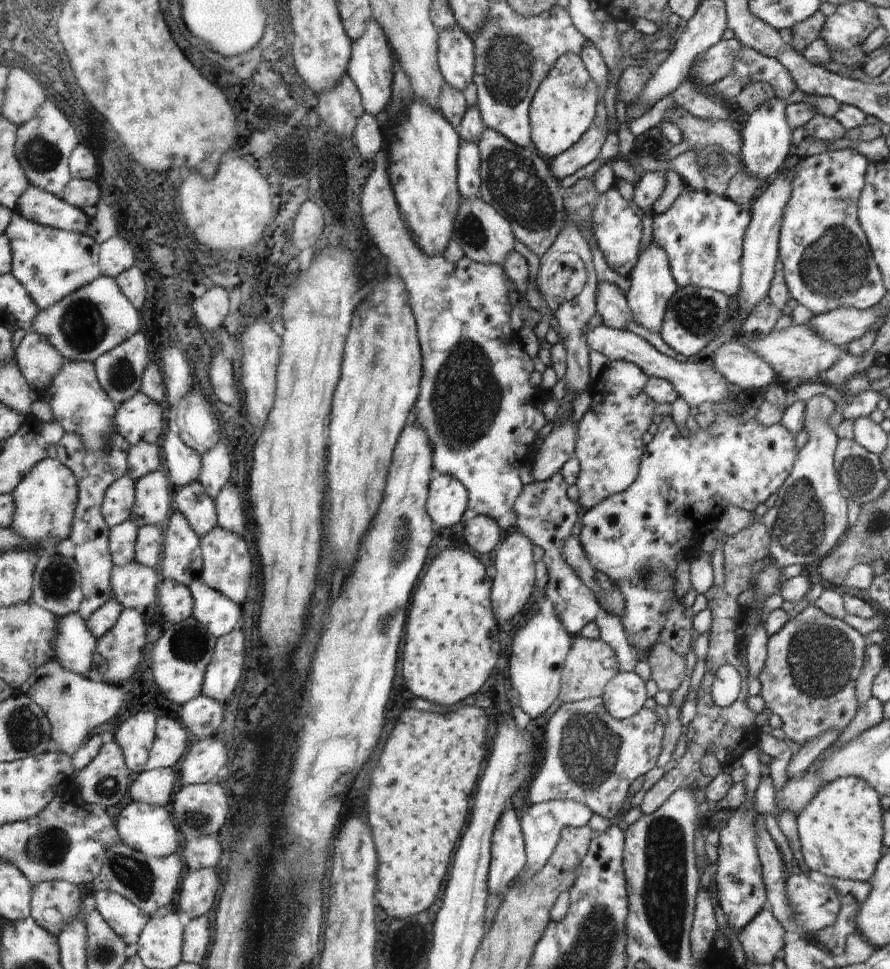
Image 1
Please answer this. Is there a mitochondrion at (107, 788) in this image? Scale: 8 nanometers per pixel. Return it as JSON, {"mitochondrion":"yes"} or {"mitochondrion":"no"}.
{"mitochondrion":"yes"}

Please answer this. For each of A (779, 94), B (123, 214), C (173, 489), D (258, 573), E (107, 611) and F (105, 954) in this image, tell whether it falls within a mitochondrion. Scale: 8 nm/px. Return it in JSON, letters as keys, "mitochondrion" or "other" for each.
{"A":"other","B":"other","C":"other","D":"other","E":"other","F":"mitochondrion"}

